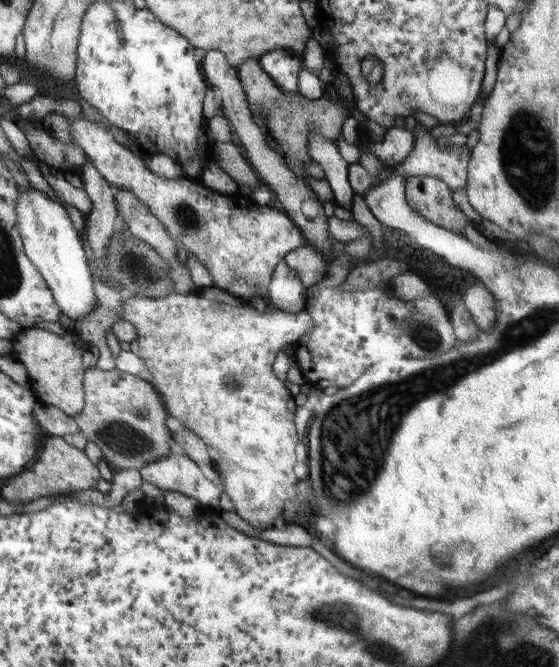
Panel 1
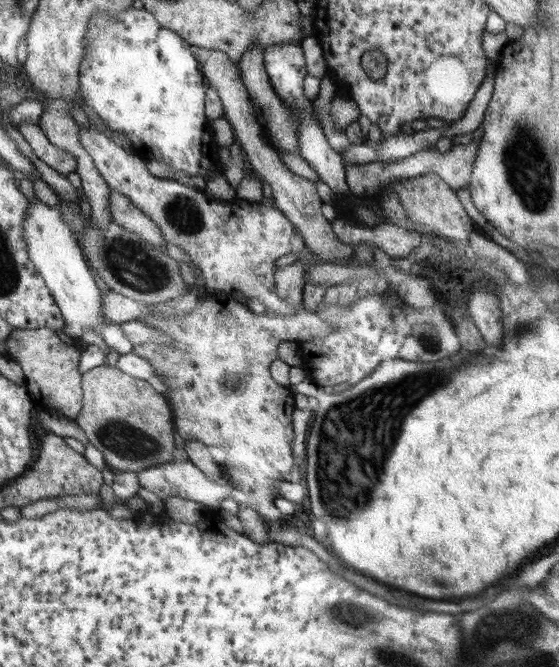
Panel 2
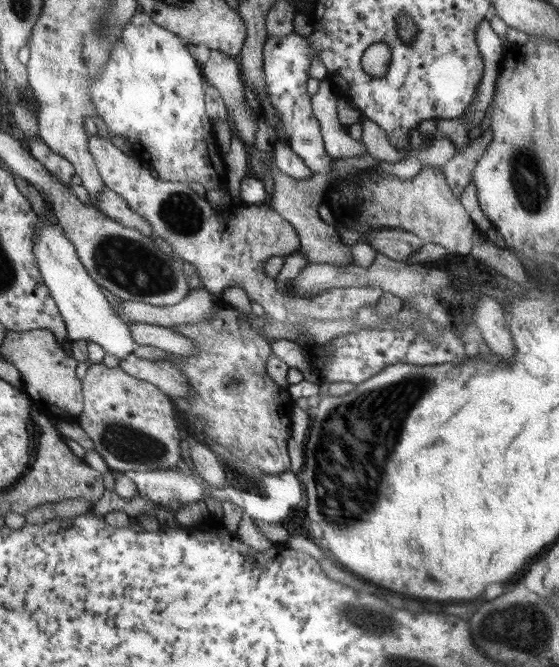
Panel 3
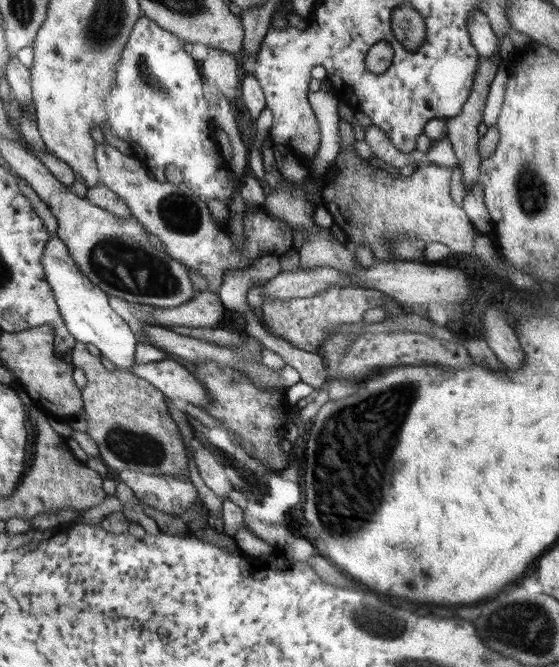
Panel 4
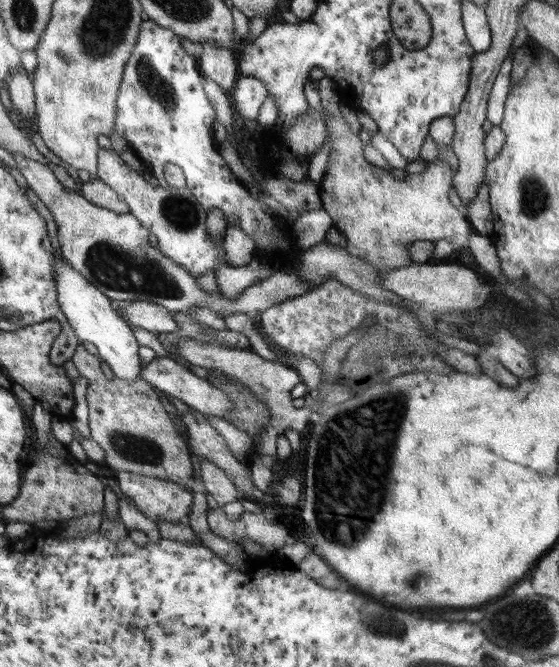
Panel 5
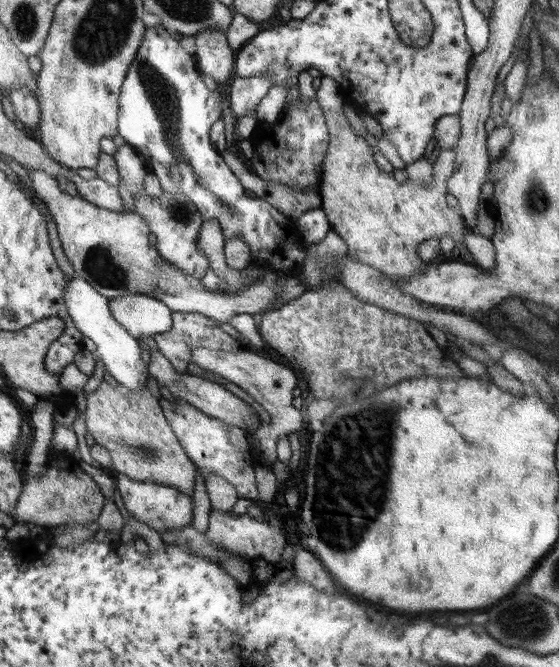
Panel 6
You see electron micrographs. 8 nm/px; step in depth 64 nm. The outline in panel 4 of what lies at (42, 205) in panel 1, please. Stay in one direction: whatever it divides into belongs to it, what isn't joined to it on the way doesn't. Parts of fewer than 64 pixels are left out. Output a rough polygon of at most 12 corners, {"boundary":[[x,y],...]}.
{"boundary":[[53,232],[41,264],[79,344],[127,370],[135,336]]}

